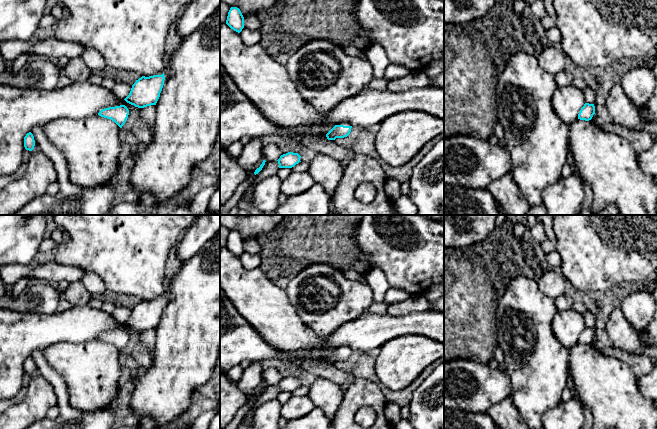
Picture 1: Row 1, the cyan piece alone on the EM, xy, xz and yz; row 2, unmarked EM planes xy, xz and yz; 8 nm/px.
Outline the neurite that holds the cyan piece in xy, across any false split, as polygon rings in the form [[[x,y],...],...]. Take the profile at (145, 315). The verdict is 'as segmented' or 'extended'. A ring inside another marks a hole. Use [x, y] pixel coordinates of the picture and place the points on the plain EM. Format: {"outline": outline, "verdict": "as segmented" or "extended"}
{"outline": [[[164,297],[149,301],[142,300],[132,309],[129,319],[124,324],[138,332],[156,329],[164,304]]], "verdict": "as segmented"}

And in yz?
{"outline": [[[585,327],[578,338],[578,343],[589,345],[592,343],[594,338],[595,338],[594,328]]], "verdict": "as segmented"}

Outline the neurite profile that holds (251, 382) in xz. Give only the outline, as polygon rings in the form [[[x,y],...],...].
[[[261,361],[252,362],[249,367],[244,369],[241,380],[234,384],[248,398],[254,398],[255,394],[260,391],[264,384],[262,372]]]

